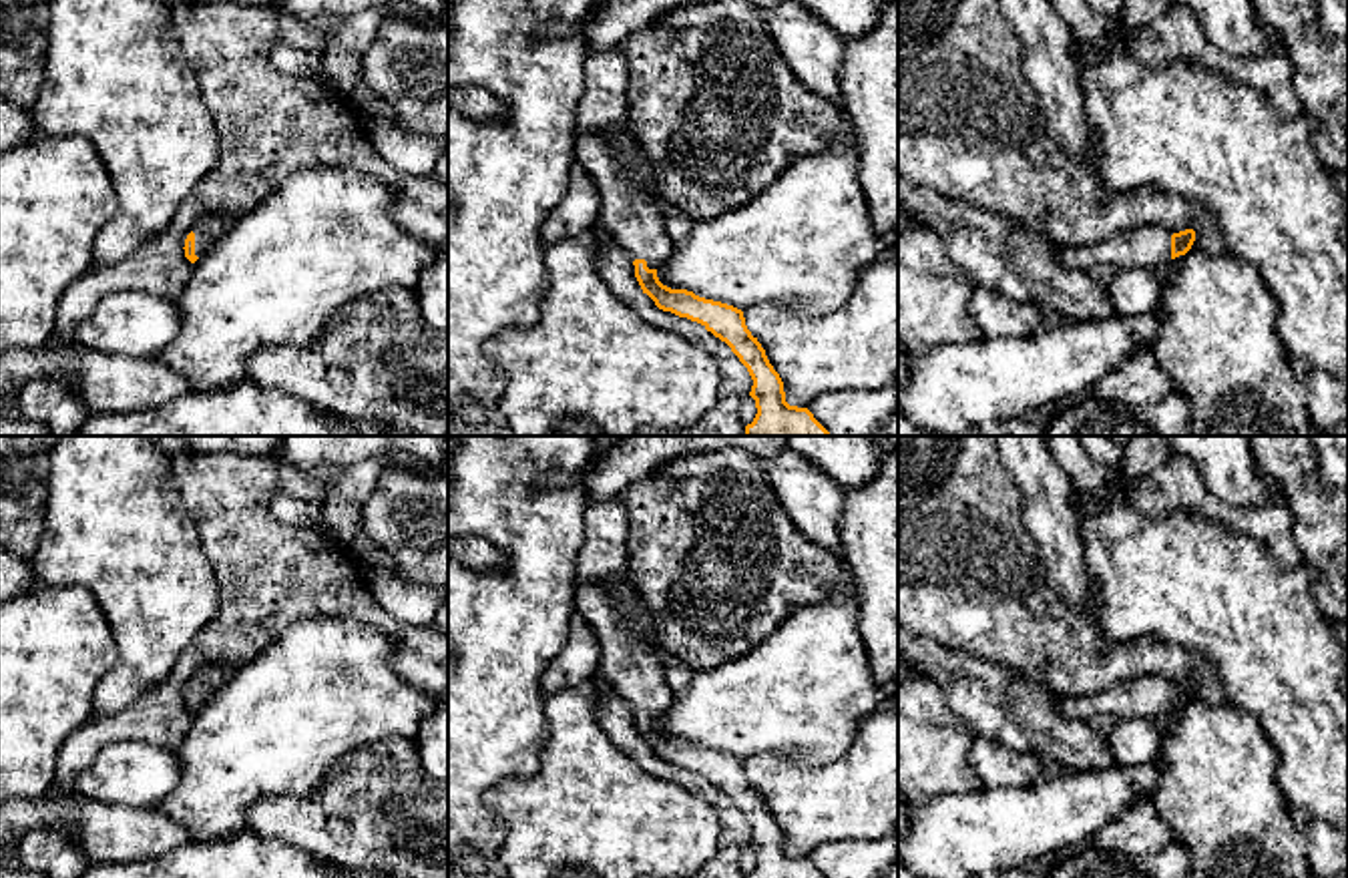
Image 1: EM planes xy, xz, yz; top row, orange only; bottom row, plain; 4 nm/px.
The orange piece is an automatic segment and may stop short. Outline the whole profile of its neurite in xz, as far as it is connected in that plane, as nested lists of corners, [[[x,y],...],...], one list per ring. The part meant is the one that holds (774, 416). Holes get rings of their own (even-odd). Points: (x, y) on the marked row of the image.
[[[587,50],[585,56],[585,94],[577,108],[575,153],[577,163],[591,175],[599,197],[597,227],[611,233],[613,247],[625,249],[635,265],[635,277],[655,305],[679,317],[701,323],[715,338],[725,342],[739,362],[747,368],[753,386],[749,396],[755,400],[757,414],[745,426],[743,436],[830,436],[830,432],[814,418],[808,408],[790,406],[785,402],[783,382],[769,364],[765,350],[745,325],[743,311],[713,299],[705,299],[687,289],[671,289],[657,277],[657,269],[671,255],[673,241],[665,231],[663,211],[659,205],[631,179],[613,145],[605,139],[609,131],[617,131],[629,123],[629,62],[623,50]]]

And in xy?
[[[203,217],[183,239],[185,257],[195,263],[223,235],[221,217]]]

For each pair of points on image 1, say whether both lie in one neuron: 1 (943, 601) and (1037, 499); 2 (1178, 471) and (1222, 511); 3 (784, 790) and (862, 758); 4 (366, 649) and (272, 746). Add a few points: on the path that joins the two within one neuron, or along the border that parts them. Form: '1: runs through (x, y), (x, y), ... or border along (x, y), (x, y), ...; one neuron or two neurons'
1: border along (1005, 471), (1019, 489), (1021, 521), (1041, 559); two neurons
2: runs through (1186, 483), (1210, 507); one neuron
3: runs through (804, 790), (830, 790), (842, 778); one neuron
4: runs through (354, 676), (340, 688), (330, 688), (298, 720); one neuron

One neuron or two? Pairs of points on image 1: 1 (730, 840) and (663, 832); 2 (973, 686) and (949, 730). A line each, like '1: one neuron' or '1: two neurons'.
1: two neurons
2: two neurons

